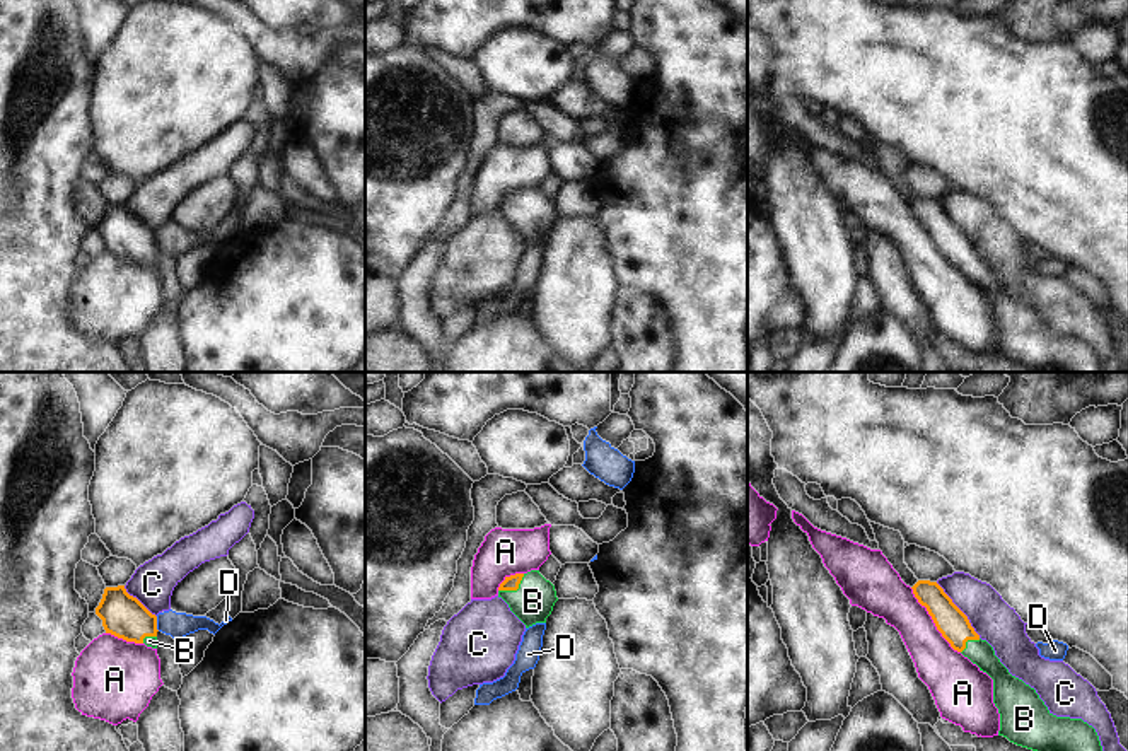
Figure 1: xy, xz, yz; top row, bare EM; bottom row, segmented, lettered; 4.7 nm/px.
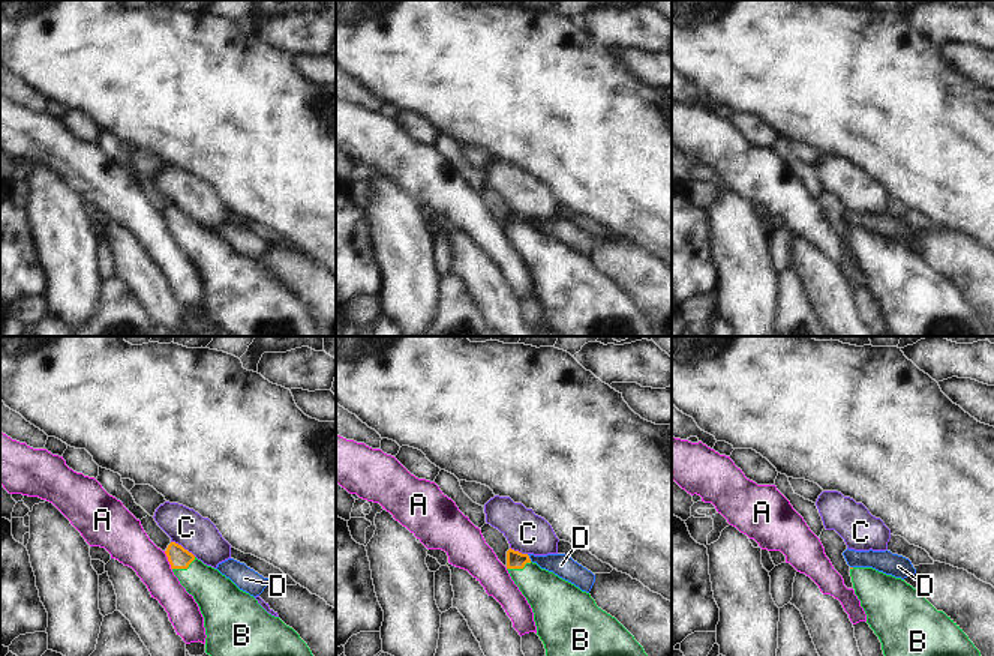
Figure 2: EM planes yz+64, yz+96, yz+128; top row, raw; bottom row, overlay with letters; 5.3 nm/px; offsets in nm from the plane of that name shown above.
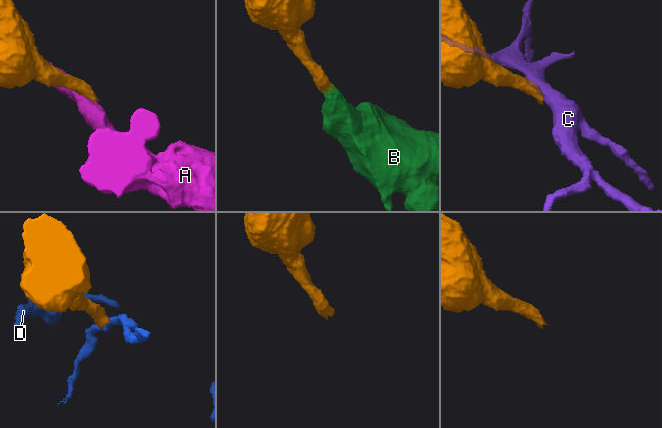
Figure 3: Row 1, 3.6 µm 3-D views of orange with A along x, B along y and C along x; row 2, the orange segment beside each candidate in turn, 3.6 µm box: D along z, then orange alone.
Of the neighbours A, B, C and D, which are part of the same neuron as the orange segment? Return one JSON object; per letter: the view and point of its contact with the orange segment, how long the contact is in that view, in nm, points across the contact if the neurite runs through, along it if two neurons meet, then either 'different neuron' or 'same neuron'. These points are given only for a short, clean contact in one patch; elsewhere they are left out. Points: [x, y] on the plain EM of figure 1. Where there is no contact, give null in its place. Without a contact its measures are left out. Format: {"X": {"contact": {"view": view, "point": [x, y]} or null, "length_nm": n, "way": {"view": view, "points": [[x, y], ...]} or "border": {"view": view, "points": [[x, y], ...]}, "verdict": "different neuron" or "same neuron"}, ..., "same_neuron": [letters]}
{"A": {"contact": {"view": "yz", "point": [934, 239]}, "length_nm": 400, "verdict": "different neuron"}, "B": {"contact": {"view": "xz", "point": [514, 207]}, "length_nm": 150, "way": {"view": "xz", "points": [[511, 200], [514, 207], [524, 210], [533, 219]]}, "verdict": "same neuron"}, "C": {"contact": {"view": "yz", "point": [959, 227]}, "length_nm": 340, "border": {"view": "yz", "points": [[936, 200], [980, 255]]}, "verdict": "different neuron"}, "D": {"contact": {"view": "xy", "point": [156, 241]}, "length_nm": 70, "verdict": "different neuron"}, "same_neuron": ["B"]}

